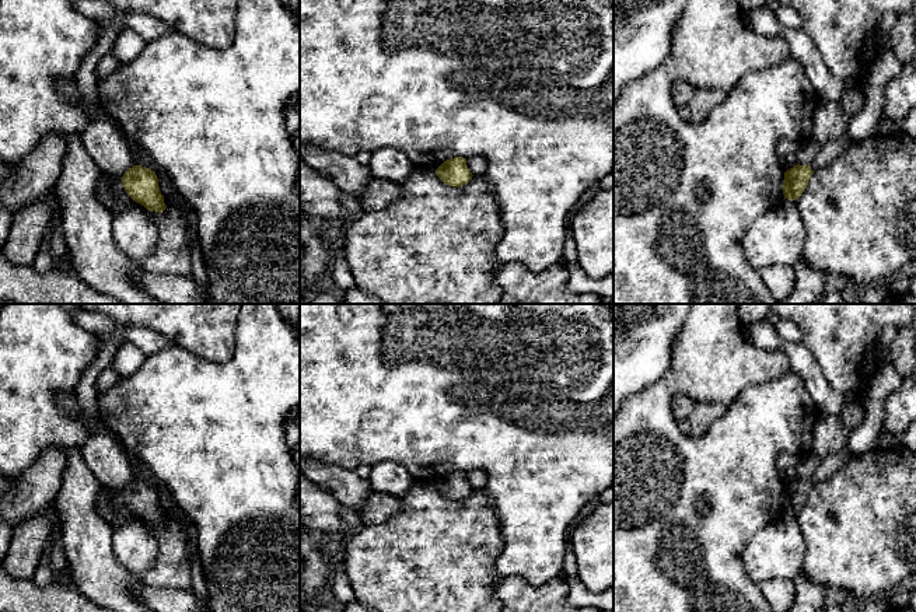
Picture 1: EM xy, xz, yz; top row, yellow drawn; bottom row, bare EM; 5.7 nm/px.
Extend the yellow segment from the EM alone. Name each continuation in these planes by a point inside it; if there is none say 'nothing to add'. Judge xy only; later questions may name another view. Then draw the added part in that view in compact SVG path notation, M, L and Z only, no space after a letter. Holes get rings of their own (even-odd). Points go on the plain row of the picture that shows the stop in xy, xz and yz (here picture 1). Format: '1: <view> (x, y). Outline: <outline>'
nothing to add

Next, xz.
nothing to add

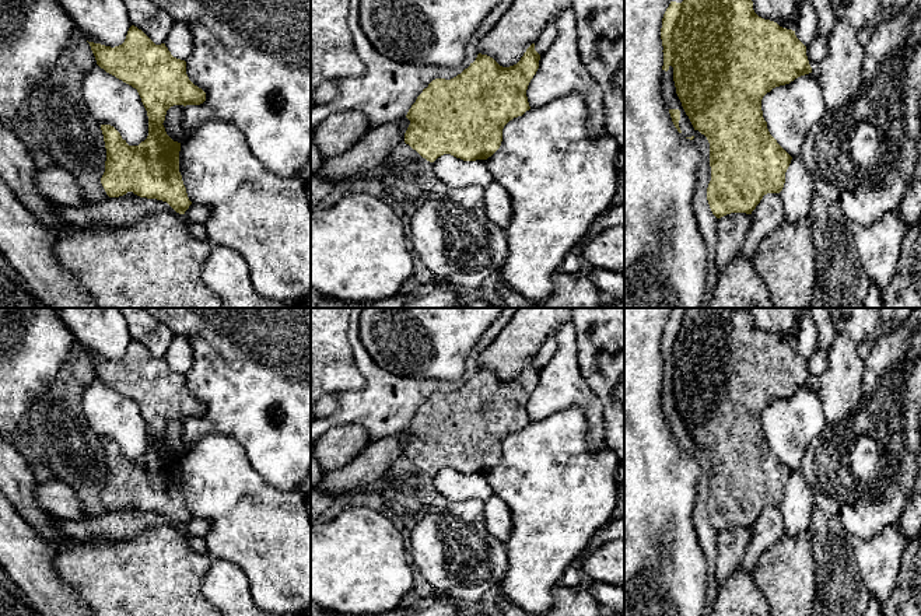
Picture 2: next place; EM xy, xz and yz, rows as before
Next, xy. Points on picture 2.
nothing to add

